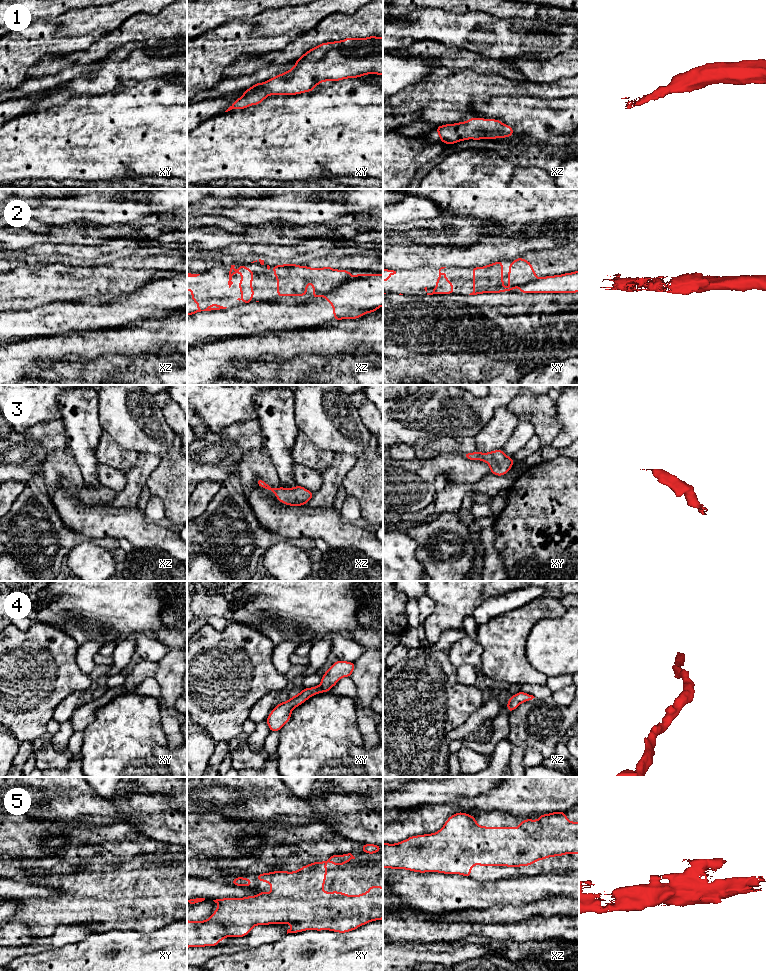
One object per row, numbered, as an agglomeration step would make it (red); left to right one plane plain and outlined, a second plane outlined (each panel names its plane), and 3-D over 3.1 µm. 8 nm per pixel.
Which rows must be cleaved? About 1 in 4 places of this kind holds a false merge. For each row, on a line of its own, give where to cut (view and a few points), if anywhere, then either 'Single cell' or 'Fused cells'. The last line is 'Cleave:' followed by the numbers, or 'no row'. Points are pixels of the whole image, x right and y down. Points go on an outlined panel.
1: No split. Single cell
2: Split along xz (349, 277), (344, 279), (325, 297). Fused cells
3: No split. Single cell
4: No split. Single cell
5: No split. Single cell
Cleave: 2

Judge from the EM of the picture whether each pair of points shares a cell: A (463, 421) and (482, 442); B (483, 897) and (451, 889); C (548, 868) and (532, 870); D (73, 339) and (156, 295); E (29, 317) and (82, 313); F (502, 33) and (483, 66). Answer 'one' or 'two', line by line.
A: two
B: one
C: one
D: two
E: one
F: two

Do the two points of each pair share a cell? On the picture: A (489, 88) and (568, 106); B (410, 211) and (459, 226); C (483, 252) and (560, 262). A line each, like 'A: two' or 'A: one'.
A: two
B: one
C: two

